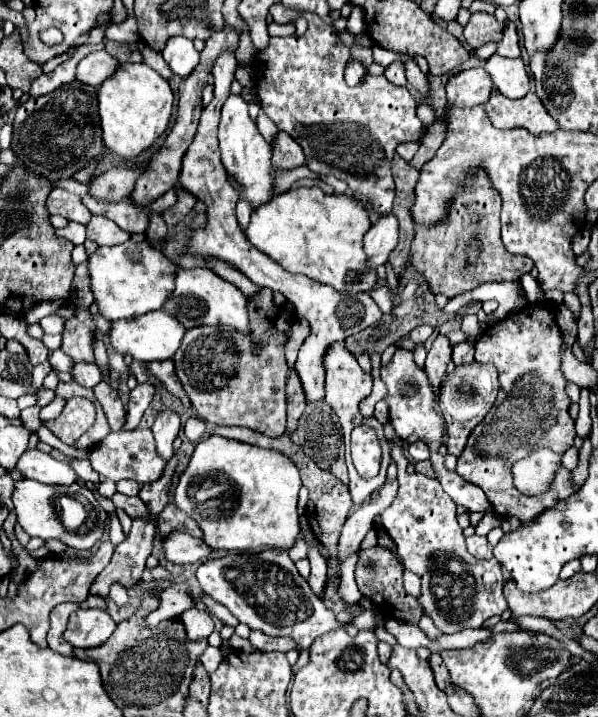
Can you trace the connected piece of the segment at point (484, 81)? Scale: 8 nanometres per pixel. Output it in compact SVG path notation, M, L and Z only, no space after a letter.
M483 66L457 72L447 82L447 104L459 108L471 108L485 104L493 90L493 82Z

